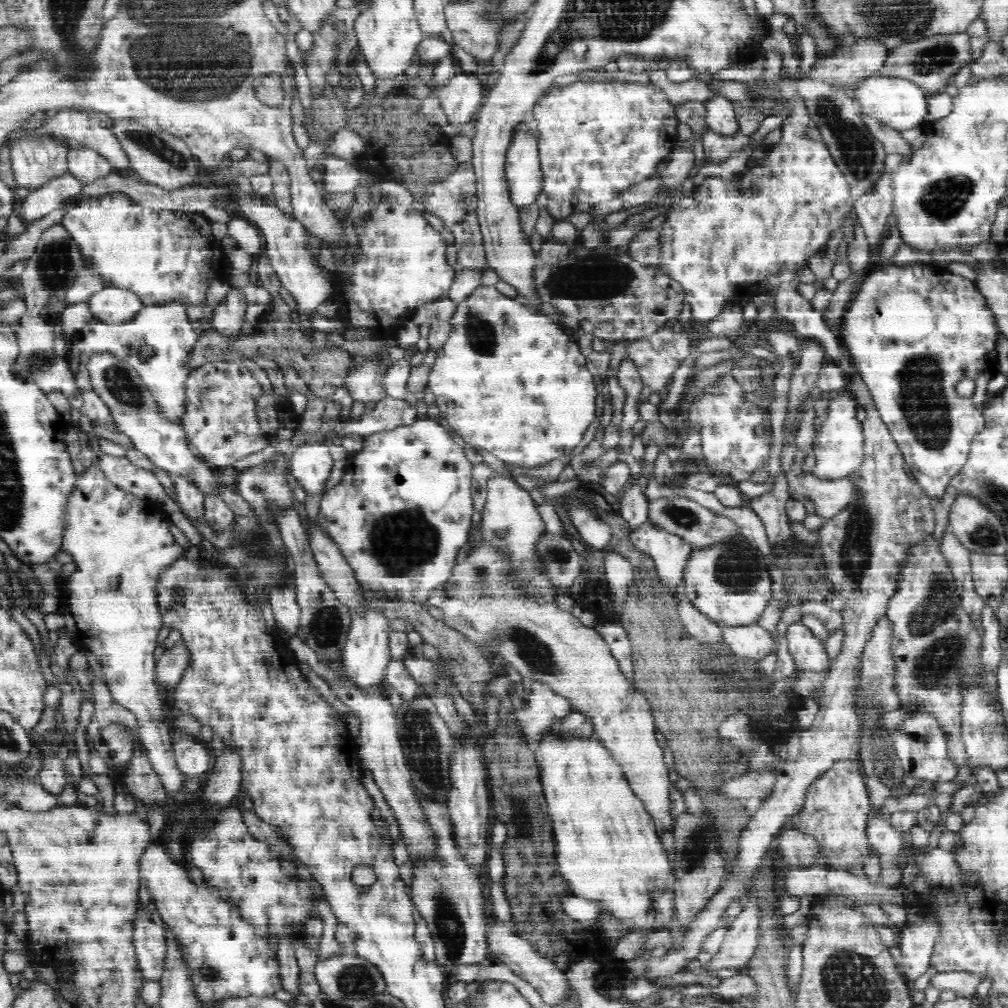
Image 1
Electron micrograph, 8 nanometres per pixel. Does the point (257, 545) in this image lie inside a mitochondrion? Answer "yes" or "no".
yes

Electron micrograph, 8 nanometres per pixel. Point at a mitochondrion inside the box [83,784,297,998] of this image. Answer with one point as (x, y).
(210, 974)

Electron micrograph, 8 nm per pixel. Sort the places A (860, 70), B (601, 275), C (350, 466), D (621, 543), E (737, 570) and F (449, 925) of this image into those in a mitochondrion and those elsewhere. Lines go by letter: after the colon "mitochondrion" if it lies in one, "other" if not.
A: other
B: mitochondrion
C: other
D: other
E: mitochondrion
F: mitochondrion

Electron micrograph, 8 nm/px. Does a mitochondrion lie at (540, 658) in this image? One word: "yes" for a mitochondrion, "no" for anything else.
yes

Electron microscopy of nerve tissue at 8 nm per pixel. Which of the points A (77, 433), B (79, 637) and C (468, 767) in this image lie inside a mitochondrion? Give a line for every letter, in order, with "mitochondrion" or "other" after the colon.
A: other
B: other
C: other

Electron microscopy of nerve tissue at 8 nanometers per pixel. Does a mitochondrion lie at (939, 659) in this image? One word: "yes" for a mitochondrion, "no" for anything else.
yes

